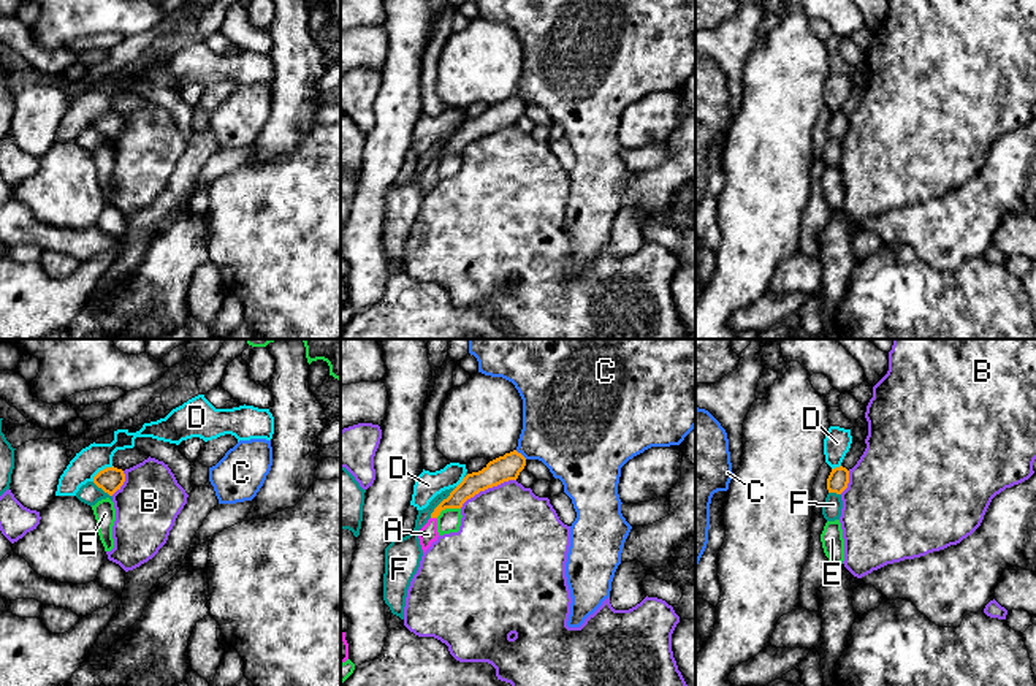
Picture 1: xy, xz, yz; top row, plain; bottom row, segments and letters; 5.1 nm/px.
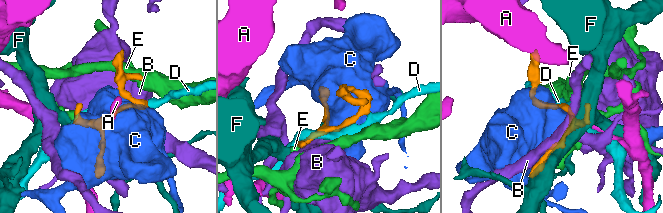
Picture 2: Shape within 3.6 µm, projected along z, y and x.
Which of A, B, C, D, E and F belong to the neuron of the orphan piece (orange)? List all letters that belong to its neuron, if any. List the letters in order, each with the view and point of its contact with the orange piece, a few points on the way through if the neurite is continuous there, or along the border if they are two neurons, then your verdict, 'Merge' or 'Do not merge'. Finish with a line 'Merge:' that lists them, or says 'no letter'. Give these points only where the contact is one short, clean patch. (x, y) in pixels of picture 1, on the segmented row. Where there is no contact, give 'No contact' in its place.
A: Touches orange at xz (434, 517). Path across: xz (471, 485), (444, 504), (434, 517), (428, 534). Merge
B: Touches orange at xz (487, 488). Do not merge
C: Touches orange at xz (520, 453). Do not merge
D: Touches orange at xy (103, 469). Do not merge
E: Touches orange at xz (447, 507). Boundary: xz (460, 507), (445, 507), (436, 517). Do not merge
F: Touches orange at xz (441, 503). Do not merge
Merge: A

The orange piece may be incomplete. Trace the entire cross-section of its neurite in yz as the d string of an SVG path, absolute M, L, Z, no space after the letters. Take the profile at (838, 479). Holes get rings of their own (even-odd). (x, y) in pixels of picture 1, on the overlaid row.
M843 466L832 469L827 478L828 493L841 494L849 483L849 471Z

